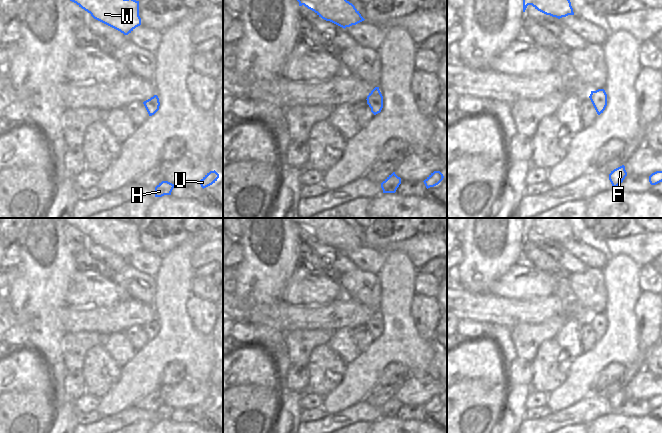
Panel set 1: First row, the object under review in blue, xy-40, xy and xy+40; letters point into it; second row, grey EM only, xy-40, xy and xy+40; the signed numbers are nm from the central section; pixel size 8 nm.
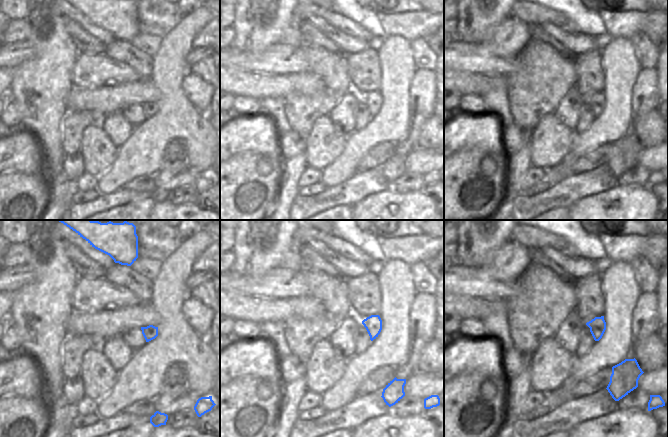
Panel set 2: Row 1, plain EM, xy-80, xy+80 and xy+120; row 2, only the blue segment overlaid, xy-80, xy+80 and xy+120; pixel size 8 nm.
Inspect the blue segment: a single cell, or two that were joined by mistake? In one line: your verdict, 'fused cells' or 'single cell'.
single cell

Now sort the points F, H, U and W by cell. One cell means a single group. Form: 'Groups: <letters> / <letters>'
Groups: F H U W

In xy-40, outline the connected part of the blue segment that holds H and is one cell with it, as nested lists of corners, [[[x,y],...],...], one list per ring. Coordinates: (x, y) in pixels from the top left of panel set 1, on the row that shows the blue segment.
[[[162,181],[155,187],[155,197],[162,197],[164,195],[171,195],[174,184],[168,181]]]

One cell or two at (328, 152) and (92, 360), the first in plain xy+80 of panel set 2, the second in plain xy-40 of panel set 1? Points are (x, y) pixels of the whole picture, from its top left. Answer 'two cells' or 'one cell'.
one cell

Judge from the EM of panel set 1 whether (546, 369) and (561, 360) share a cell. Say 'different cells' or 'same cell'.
same cell

